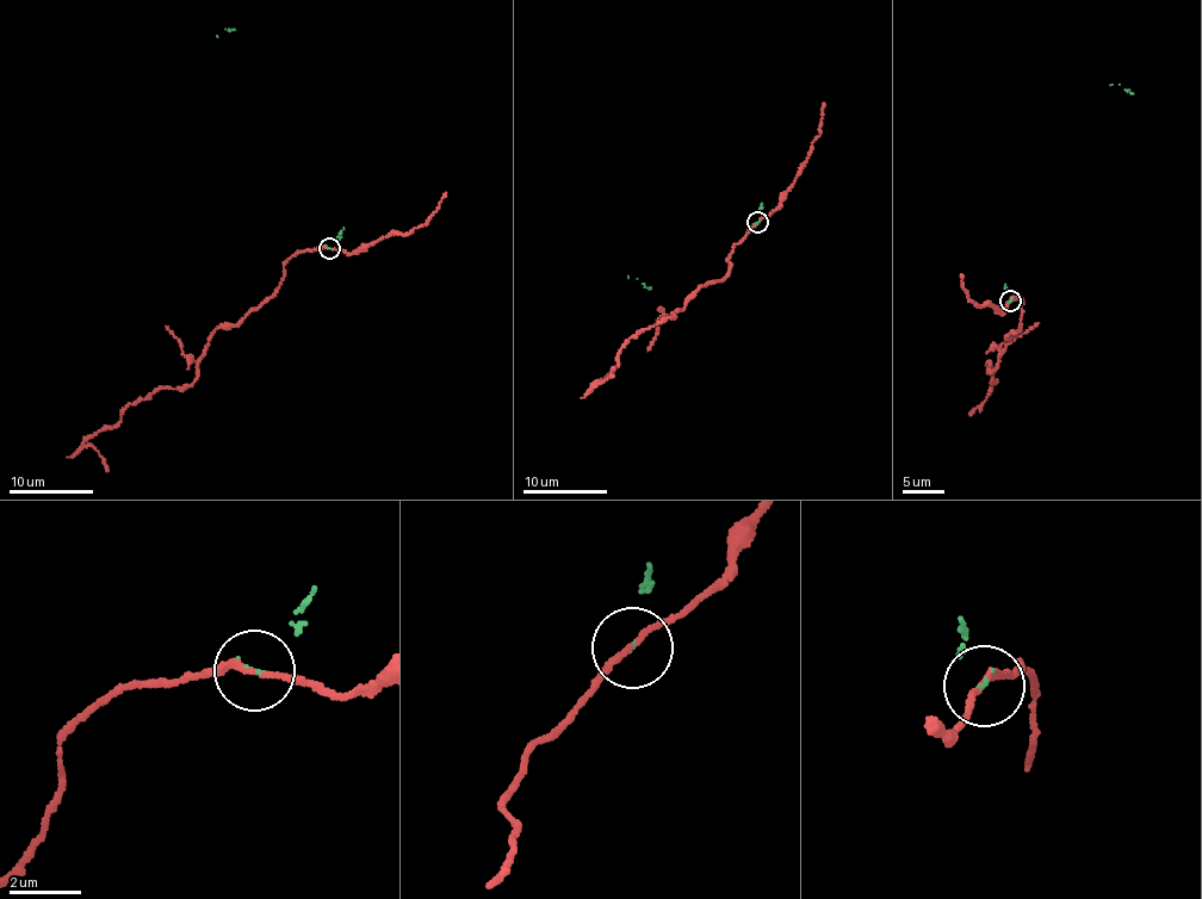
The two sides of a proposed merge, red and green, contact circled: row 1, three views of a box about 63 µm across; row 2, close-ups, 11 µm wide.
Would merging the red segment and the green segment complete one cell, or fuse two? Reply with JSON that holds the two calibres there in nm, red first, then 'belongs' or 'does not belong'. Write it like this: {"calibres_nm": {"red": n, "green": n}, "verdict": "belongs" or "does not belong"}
{"calibres_nm": {"red": 160, "green": 70}, "verdict": "does not belong"}

